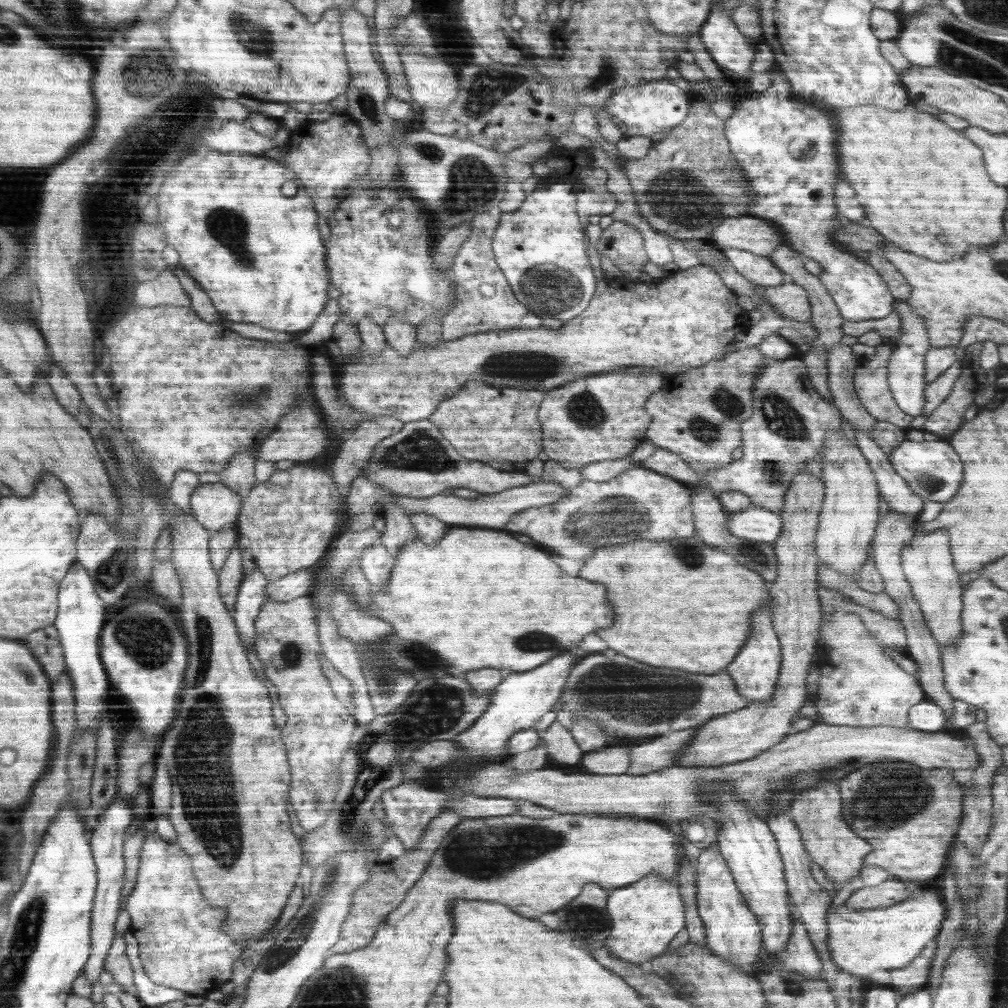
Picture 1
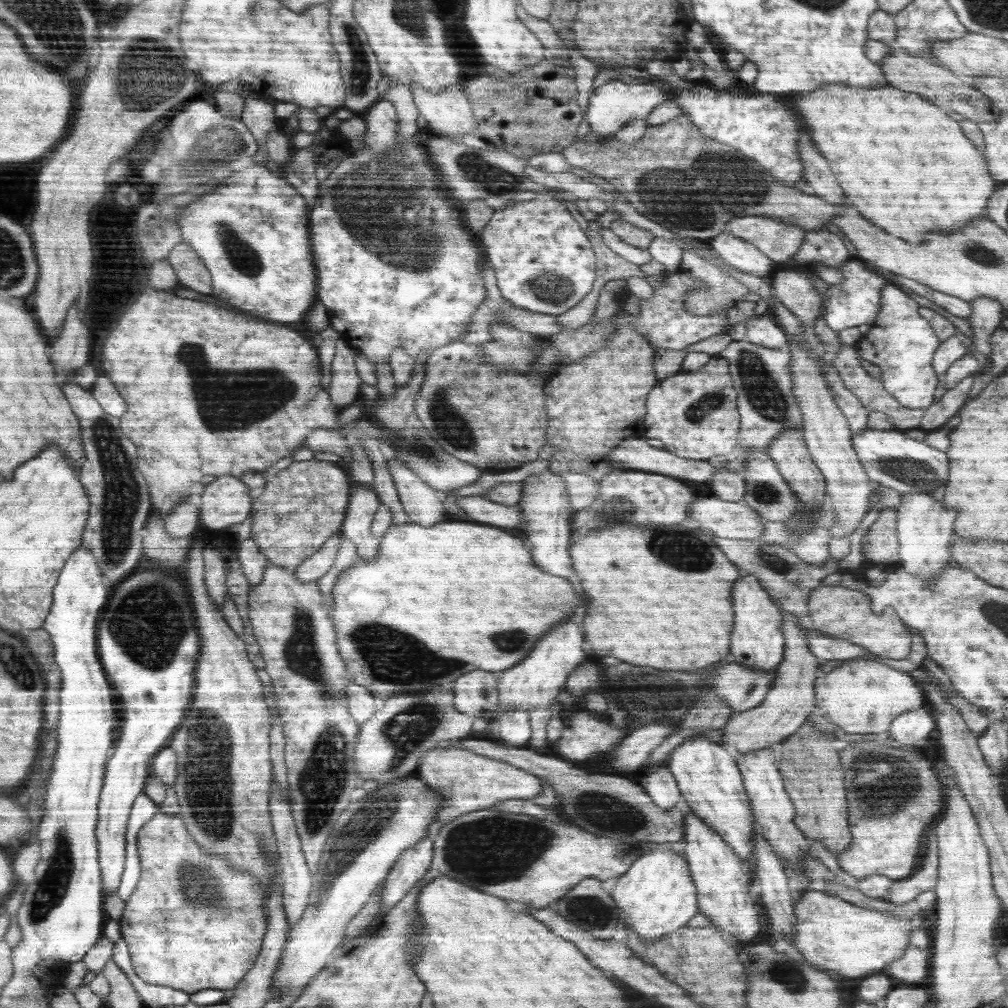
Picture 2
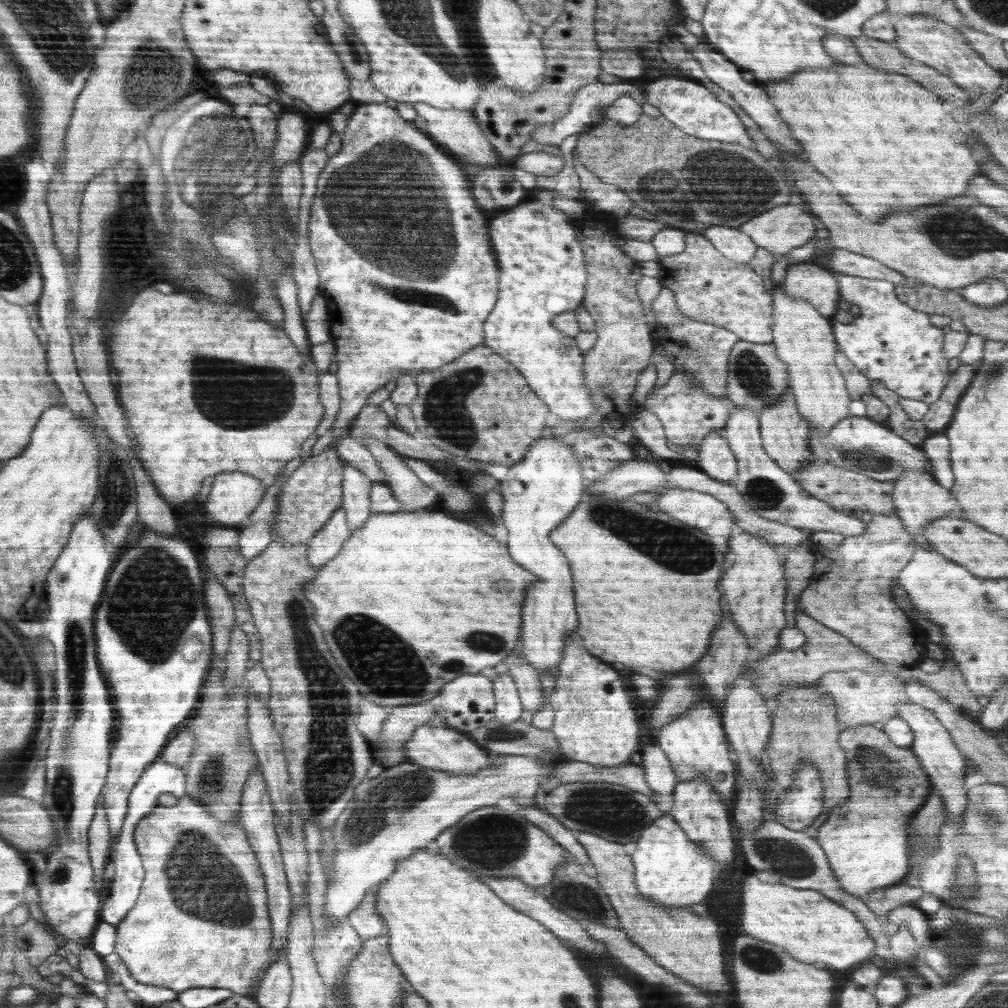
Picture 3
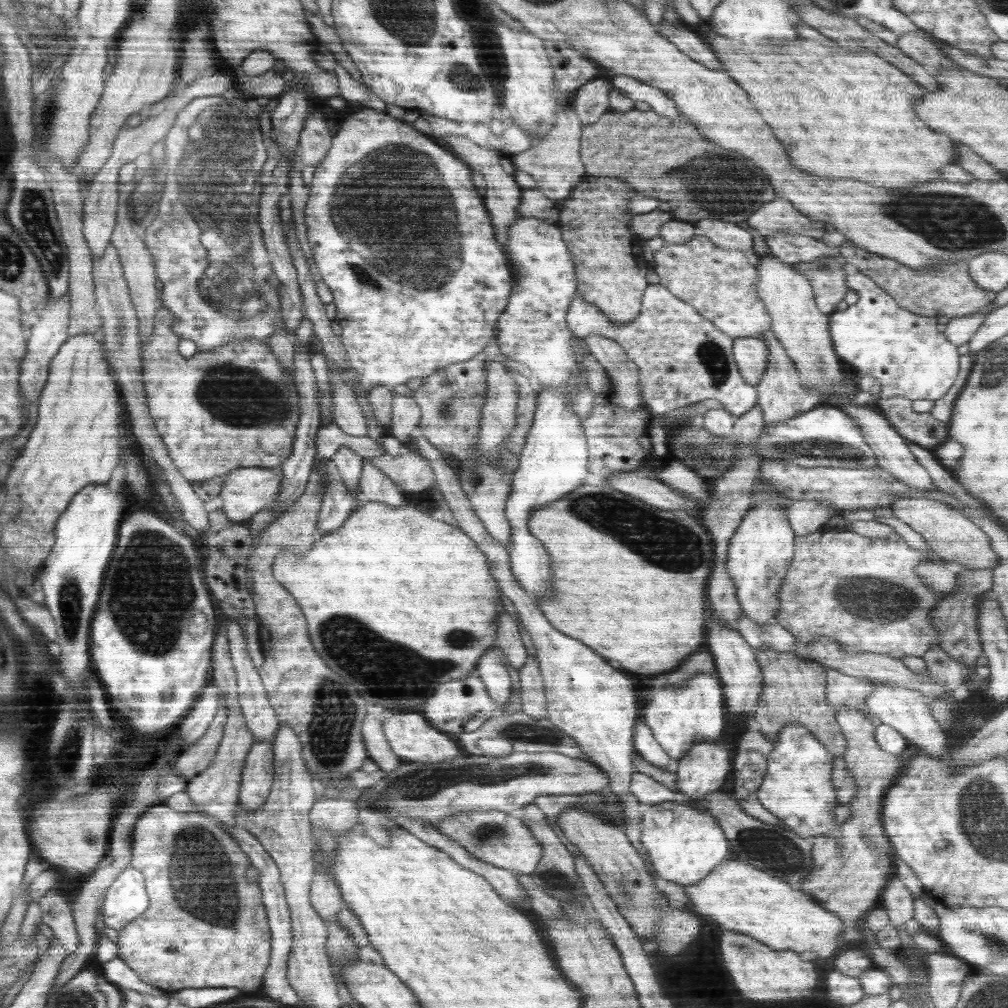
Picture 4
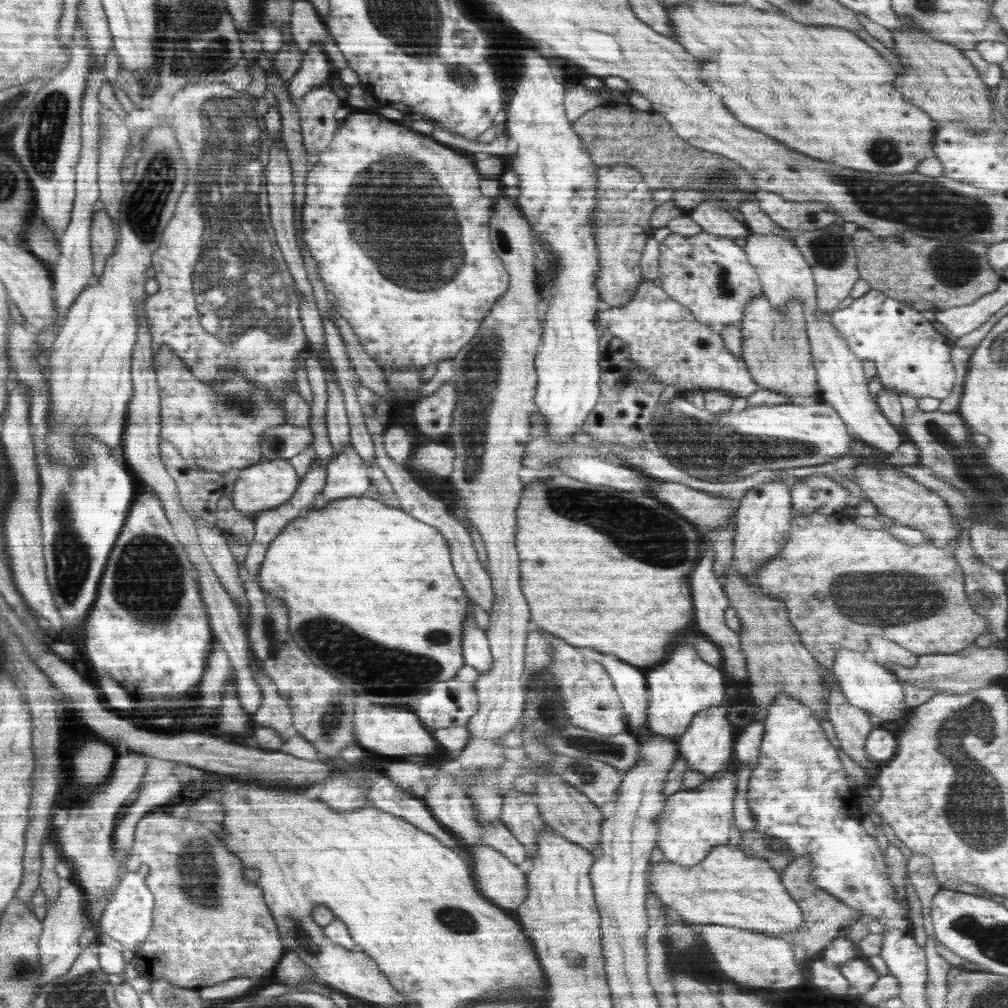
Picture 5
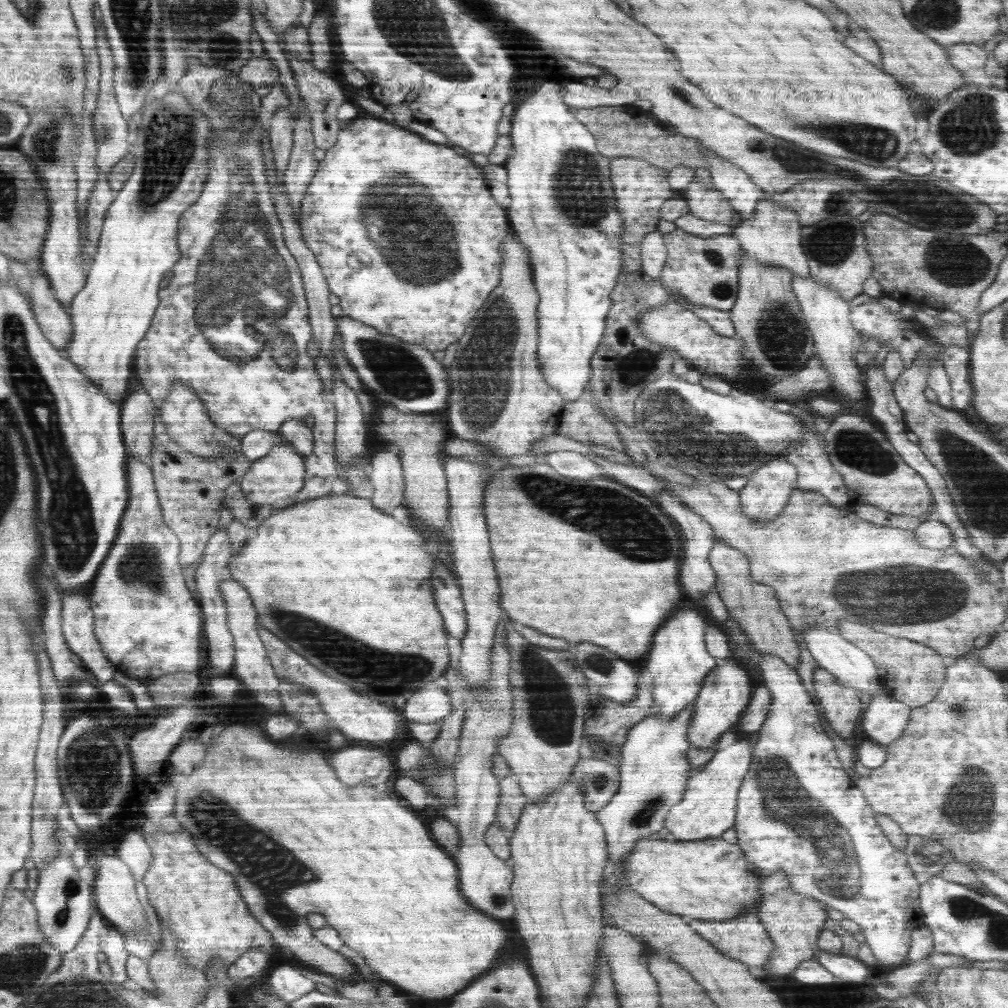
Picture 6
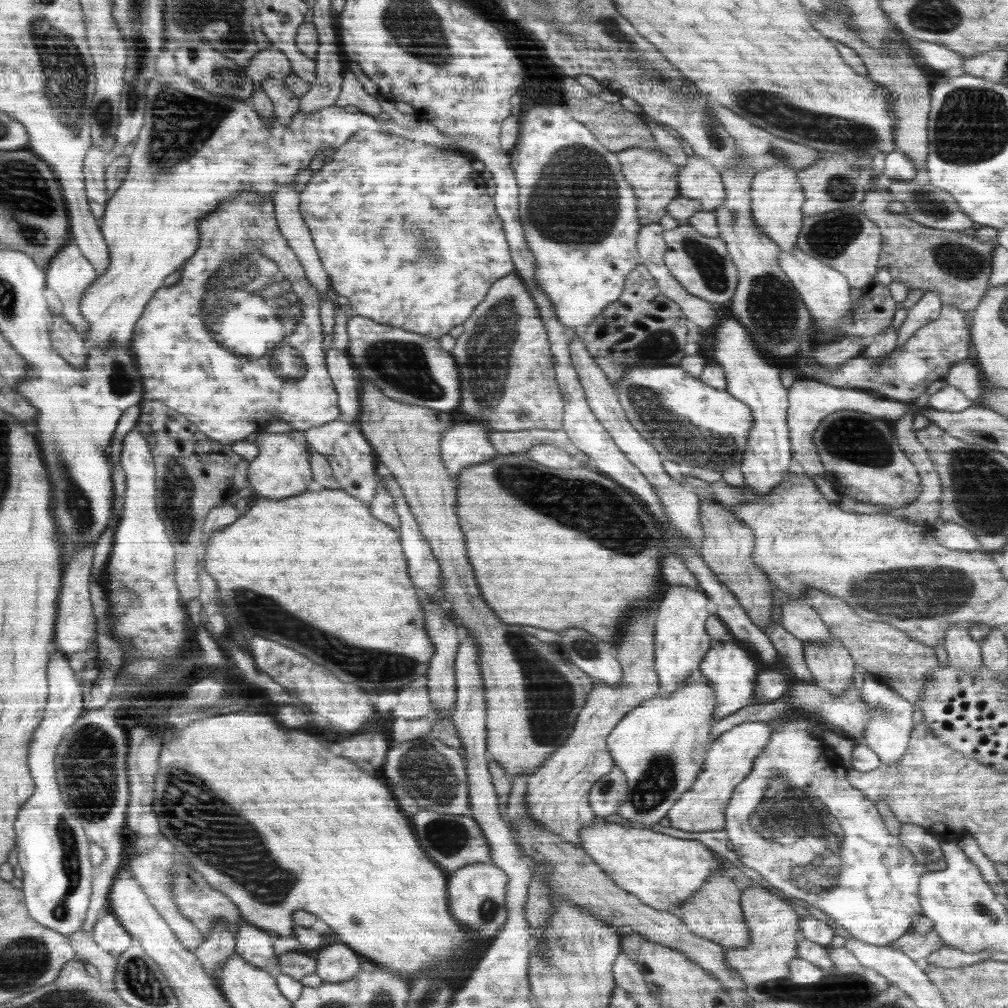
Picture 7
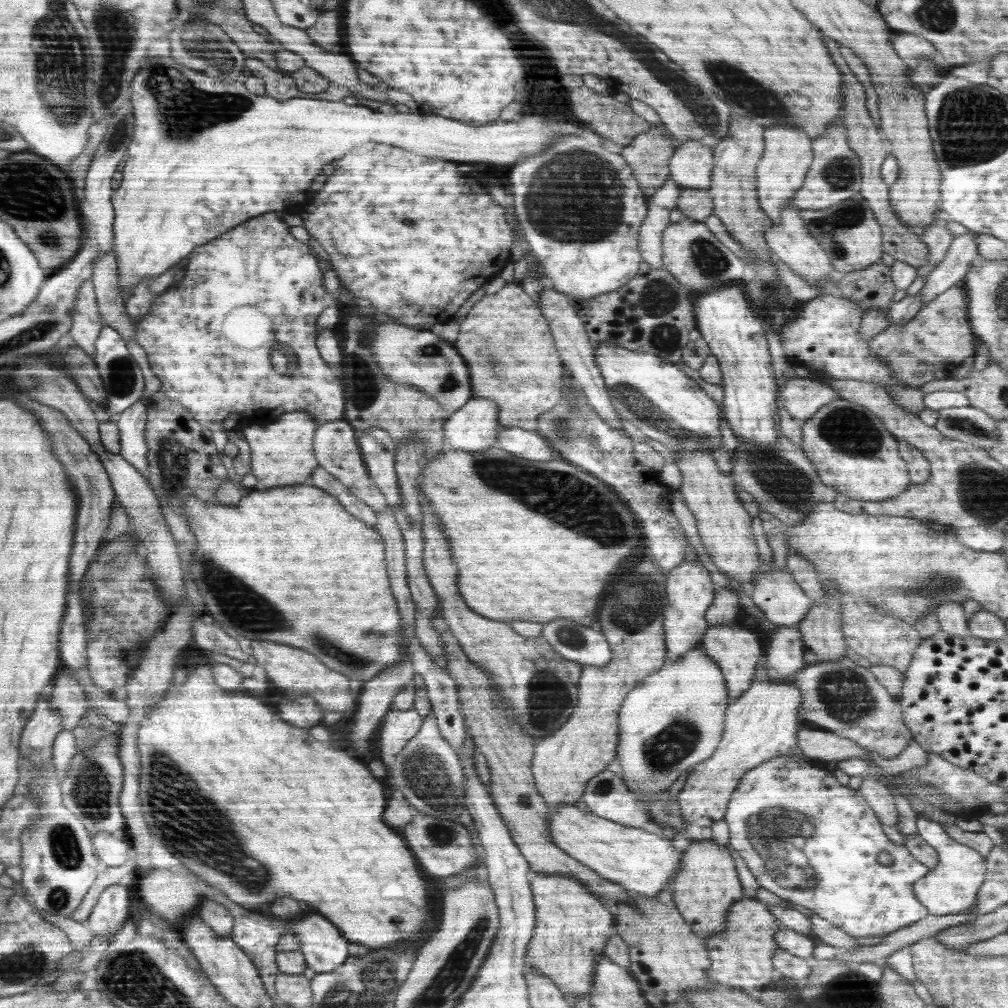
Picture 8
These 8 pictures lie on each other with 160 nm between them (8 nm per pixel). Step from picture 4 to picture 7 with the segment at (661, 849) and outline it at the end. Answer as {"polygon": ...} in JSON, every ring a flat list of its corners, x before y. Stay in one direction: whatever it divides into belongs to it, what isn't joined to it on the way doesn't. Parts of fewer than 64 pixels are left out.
{"polygon":[[748,721,726,730,710,746,704,768,698,773,696,782,684,793,669,812,671,826,688,832,706,832,725,828,725,810,733,790,752,770,754,759,770,743,770,733,774,730,765,722]]}

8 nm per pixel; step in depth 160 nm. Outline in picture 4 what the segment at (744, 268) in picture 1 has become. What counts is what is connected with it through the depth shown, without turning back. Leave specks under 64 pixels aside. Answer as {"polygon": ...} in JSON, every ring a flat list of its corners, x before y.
{"polygon":[[703,218,693,224,694,234,708,237,716,246,726,250,750,250,752,234,746,229,717,218]]}

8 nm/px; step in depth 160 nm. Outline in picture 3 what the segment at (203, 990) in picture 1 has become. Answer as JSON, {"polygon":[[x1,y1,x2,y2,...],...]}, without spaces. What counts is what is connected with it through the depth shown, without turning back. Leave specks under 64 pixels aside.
{"polygon":[[185,794,178,799,178,804,174,806,162,806,158,804,154,812,139,820,133,837,138,854,141,856,143,862,145,878,137,898,136,908,132,908,129,914,126,915,126,918,116,925,117,931,113,952,116,952,120,956,127,966,127,970,137,981,149,985,168,986,168,984,172,984,170,988,176,990,176,992,184,992,188,988,200,988,200,986,229,988,235,994,248,995,251,992,251,988,253,988,253,984,267,970,269,962,275,958,275,954,271,951,273,931,264,871,261,869,260,862,258,862,257,855,252,849,248,835,245,833,241,822,239,820,221,821,205,807,202,801,193,799,190,795]]}

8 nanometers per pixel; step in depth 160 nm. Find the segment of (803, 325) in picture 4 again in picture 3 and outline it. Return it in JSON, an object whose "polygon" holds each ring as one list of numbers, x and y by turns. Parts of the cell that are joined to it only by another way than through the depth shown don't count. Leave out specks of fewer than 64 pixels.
{"polygon":[[775,285,771,290,773,295,772,332,778,358,787,364,789,386,793,390,797,411,809,422,809,428,827,433,837,425,842,418,849,415,850,396,846,390,845,380,840,369,835,365,837,342,829,317,822,316,814,305,804,299,793,299,782,285]]}

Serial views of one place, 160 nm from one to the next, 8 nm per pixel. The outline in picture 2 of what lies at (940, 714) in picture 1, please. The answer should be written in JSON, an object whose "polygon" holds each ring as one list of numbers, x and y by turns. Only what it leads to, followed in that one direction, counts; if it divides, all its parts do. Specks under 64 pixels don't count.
{"polygon":[[928,705,918,710,909,710,897,716,889,726,889,734,896,743,917,744,934,736,937,731,935,717,928,711]]}

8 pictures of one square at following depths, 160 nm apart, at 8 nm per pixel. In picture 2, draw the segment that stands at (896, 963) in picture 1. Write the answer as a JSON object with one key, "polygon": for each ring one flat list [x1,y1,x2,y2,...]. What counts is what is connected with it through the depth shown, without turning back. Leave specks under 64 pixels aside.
{"polygon":[[817,888,807,890,794,901,795,925,791,944,809,964,839,972,846,978,862,979,882,972,889,962,898,960,905,948,911,945,911,932,927,927,920,923,922,914,915,915,915,918,891,916,881,910,856,906]]}

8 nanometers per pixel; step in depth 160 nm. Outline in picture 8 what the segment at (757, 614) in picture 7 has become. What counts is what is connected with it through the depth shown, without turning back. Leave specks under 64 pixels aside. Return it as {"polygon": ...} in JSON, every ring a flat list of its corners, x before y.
{"polygon":[[696,450,696,452,678,452,676,465,682,475,679,487,686,506,696,518,696,526,702,544,706,547,716,568,729,578,742,582,742,586,753,586,753,578,757,573,760,560,758,547,752,533,751,516,738,499,734,480,730,475,720,471,713,452]]}

